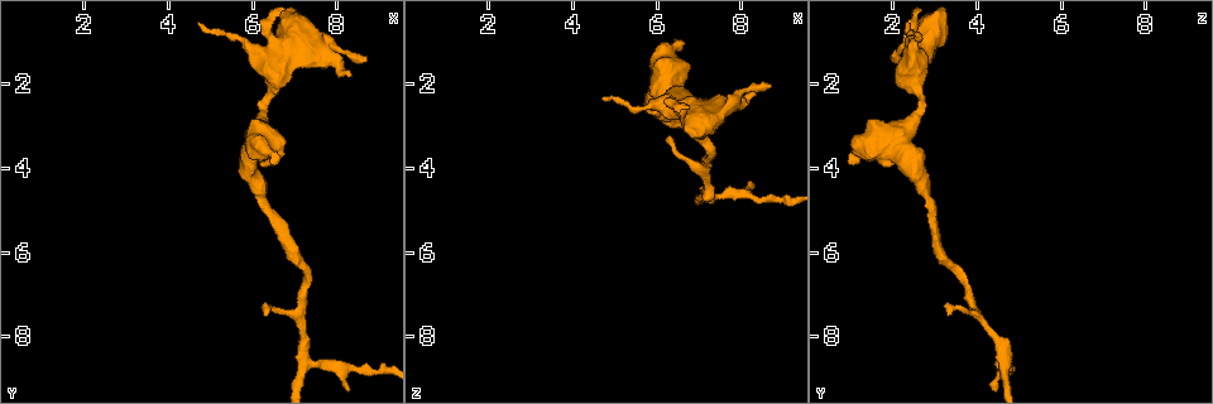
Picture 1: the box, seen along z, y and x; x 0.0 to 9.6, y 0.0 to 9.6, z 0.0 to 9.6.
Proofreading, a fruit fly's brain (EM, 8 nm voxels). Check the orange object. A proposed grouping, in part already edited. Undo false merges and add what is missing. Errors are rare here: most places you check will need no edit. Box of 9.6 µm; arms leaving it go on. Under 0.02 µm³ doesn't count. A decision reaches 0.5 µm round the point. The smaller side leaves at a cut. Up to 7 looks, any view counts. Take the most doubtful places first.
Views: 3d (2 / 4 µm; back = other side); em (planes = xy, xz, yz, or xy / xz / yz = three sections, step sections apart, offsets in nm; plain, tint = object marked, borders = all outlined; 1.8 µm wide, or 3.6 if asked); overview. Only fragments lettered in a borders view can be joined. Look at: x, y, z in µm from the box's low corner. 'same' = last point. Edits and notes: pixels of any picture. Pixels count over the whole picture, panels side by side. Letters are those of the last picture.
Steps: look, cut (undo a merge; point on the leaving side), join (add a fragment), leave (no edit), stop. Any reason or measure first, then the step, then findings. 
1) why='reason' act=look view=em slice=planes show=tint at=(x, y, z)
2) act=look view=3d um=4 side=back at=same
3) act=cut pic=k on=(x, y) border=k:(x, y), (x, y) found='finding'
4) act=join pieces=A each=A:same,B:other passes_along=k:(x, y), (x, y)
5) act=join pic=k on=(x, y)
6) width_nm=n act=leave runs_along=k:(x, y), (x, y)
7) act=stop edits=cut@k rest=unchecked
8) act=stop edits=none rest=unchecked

why='free end' act=look view=em um=3.6 slice=yz step=4 show=borders at=(6.30, 7.25, 3.20)

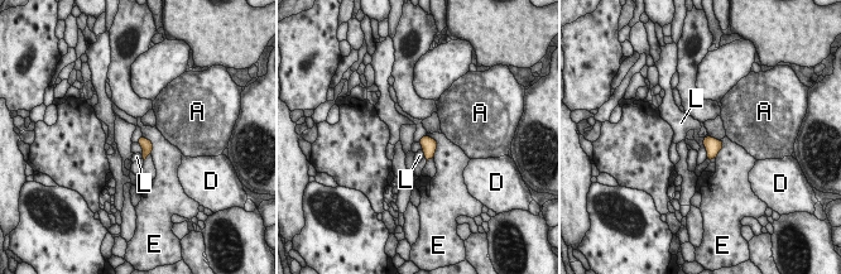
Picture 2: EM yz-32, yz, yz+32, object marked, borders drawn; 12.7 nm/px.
act=leave each=A:other,D:other,E:other,L:other found='none of them fits'

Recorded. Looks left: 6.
why='free end' act=look view=em slice=planes show=borders at=(8.35, 1.75, 2.30)

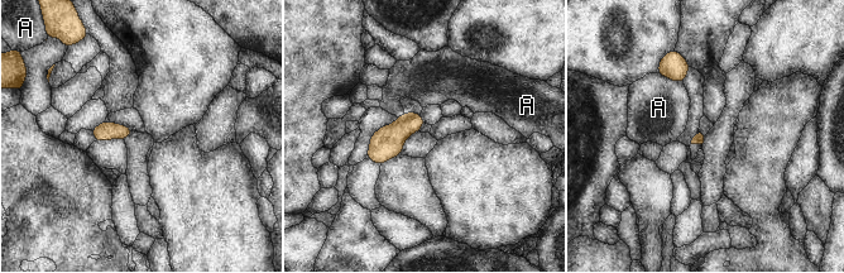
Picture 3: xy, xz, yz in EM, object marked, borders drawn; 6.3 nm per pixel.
act=leave each=A:other border=3:(657, 72), (682, 82) found='none of them fits'

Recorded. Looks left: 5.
why='a fork' act=look view=3d um=2 at=(7.30, 8.55, 4.65)

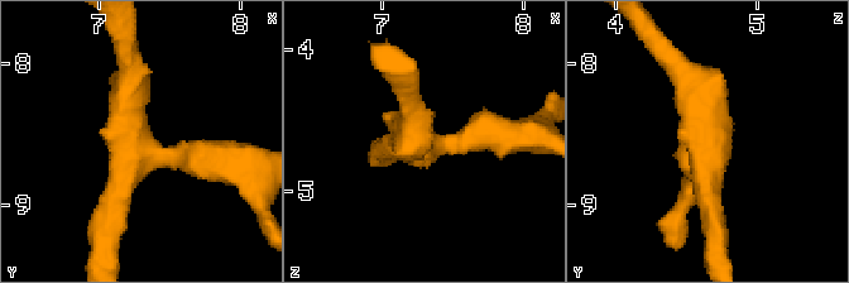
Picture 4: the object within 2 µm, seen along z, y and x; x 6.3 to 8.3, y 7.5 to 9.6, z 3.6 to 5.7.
arms=3 arm_widths_nm=190,200,280 why='need the tissue' act=look view=em slice=planes show=tint at=(7.28, 8.56, 4.70)

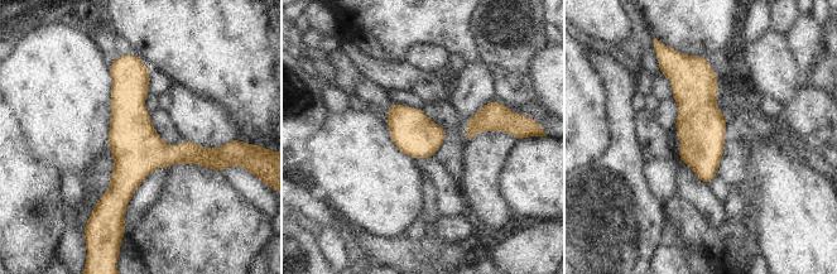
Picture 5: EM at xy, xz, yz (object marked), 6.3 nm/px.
why='see the neighbours' act=look view=em slice=planes show=borders at=same

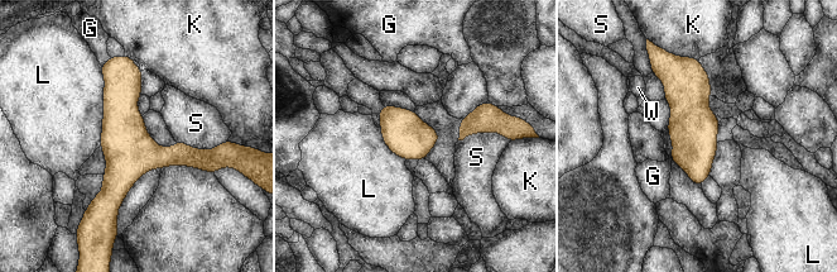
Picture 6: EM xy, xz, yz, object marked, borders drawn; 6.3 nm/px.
act=leave each=G:other,K:other,L:other,S:other,W:other runs_along=6:(126, 65), (114, 214) found='all the same neuron'

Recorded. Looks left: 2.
act=stop edits=none rest=unchecked

